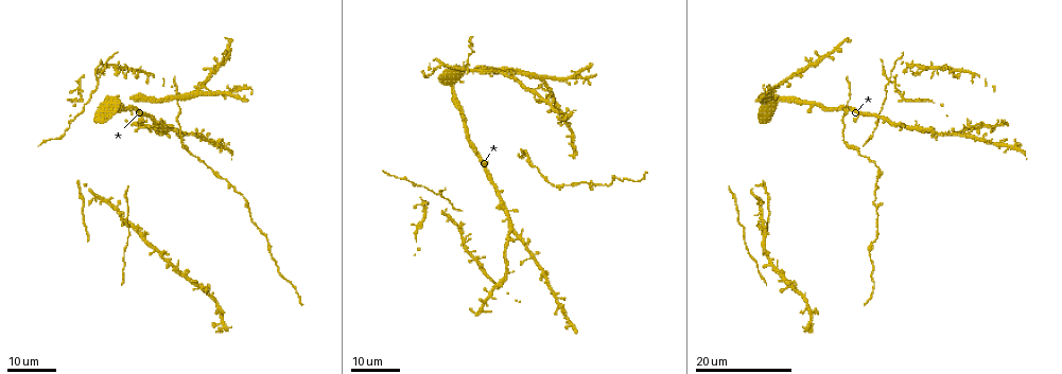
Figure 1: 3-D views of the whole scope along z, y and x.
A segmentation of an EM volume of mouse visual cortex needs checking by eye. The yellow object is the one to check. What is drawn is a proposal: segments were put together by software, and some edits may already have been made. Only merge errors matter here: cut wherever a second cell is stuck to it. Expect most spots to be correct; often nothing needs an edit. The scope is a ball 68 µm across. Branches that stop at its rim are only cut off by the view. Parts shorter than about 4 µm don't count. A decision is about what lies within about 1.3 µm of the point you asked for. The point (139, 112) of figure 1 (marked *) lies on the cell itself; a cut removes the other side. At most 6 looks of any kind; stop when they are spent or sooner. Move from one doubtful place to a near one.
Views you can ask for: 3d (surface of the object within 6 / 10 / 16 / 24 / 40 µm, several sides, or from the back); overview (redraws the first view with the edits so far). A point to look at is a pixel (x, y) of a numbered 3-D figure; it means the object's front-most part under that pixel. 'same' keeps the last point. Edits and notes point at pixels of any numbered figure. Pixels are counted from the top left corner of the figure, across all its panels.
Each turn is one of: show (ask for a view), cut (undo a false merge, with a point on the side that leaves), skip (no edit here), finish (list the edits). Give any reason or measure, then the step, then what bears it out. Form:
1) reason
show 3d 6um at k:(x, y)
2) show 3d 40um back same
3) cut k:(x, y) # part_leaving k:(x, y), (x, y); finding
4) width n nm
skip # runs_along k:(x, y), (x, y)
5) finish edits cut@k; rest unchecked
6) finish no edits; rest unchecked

thick turns thin
show 3d 24um at 1:(846, 107)

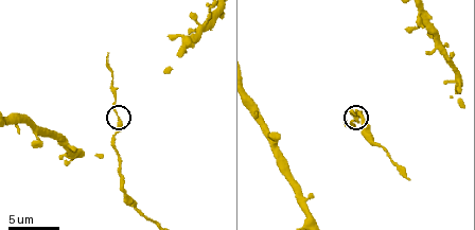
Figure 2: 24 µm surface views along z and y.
show 3d 6um same

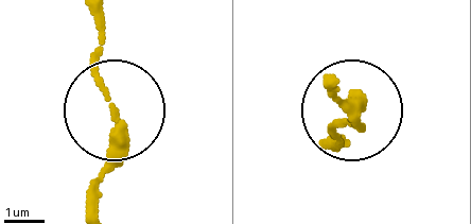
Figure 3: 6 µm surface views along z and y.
skip # one cell here

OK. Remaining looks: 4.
three arms meet
show 3d 24um at 1:(513, 233)

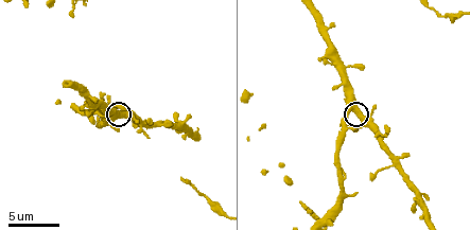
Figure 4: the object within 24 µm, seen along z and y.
closer look
show 3d 10um at 4:(350, 110)

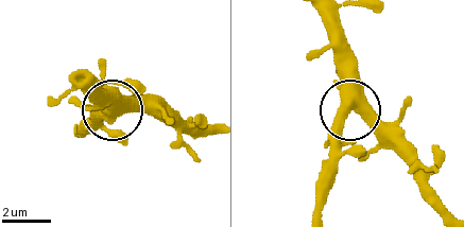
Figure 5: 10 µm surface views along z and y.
arms 3
skip # continuous, no second cell

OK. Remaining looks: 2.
a fork
show 3d 10um at 4:(341, 205)

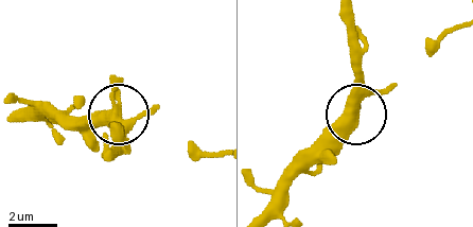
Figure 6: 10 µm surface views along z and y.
show 3d 10um back at 6:(117, 109)

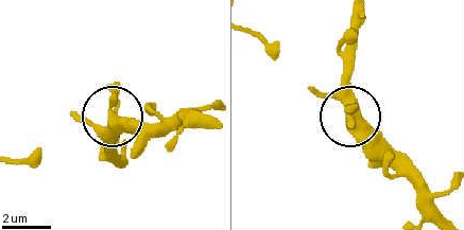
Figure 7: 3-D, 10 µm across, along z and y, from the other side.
skip # one cell here

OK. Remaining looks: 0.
finish no edits; rest unchecked

